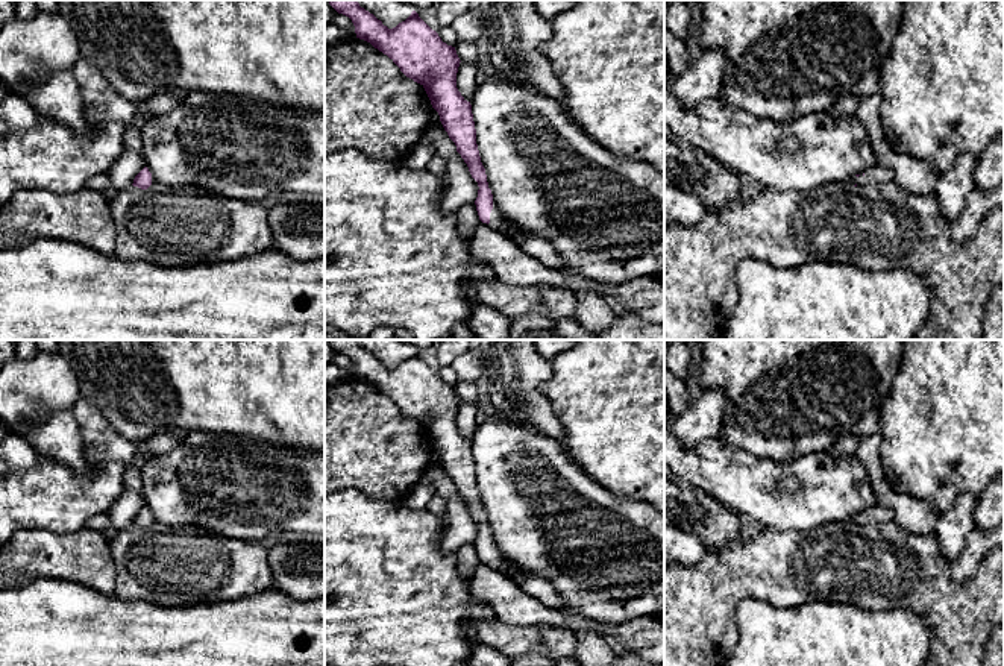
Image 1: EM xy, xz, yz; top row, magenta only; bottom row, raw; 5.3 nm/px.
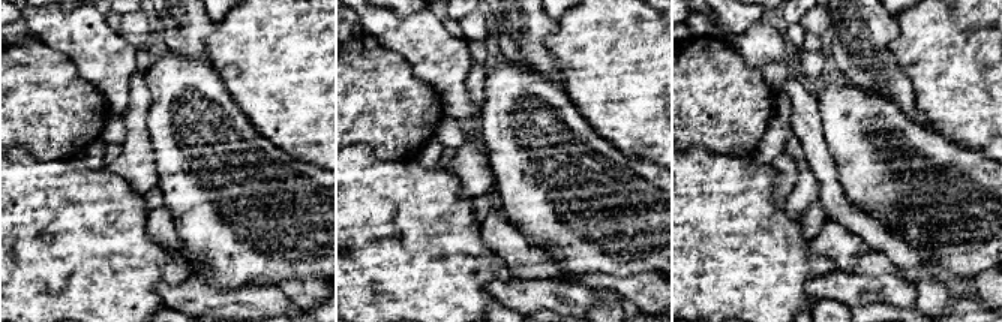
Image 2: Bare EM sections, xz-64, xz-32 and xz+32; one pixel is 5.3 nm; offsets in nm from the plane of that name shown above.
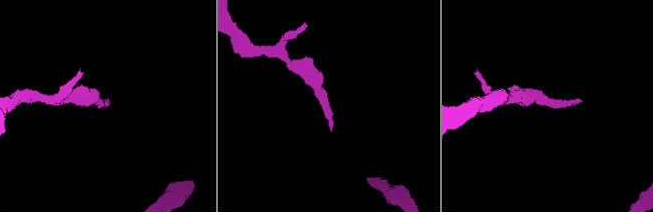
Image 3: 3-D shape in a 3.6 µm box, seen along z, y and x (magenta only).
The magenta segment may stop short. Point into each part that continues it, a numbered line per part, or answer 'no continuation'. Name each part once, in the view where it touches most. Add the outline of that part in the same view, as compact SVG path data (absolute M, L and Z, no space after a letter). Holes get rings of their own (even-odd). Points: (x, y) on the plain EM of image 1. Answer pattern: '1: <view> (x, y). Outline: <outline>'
1: xz (539, 589). Outline: M493 540L493 549L490 552L490 567L510 576L526 595L532 596L535 601L540 601L547 608L560 611L564 608L564 601L547 581L528 575L520 570L513 563L507 561Z

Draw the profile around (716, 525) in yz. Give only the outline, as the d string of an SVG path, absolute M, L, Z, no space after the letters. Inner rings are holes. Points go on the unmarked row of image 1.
M664 479L664 526L693 532L707 554L749 534L749 522L701 489L679 487Z

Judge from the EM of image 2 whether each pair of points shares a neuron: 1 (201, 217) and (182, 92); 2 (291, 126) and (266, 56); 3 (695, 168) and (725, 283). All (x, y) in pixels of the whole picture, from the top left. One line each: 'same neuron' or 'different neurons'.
1: same neuron
2: same neuron
3: same neuron

